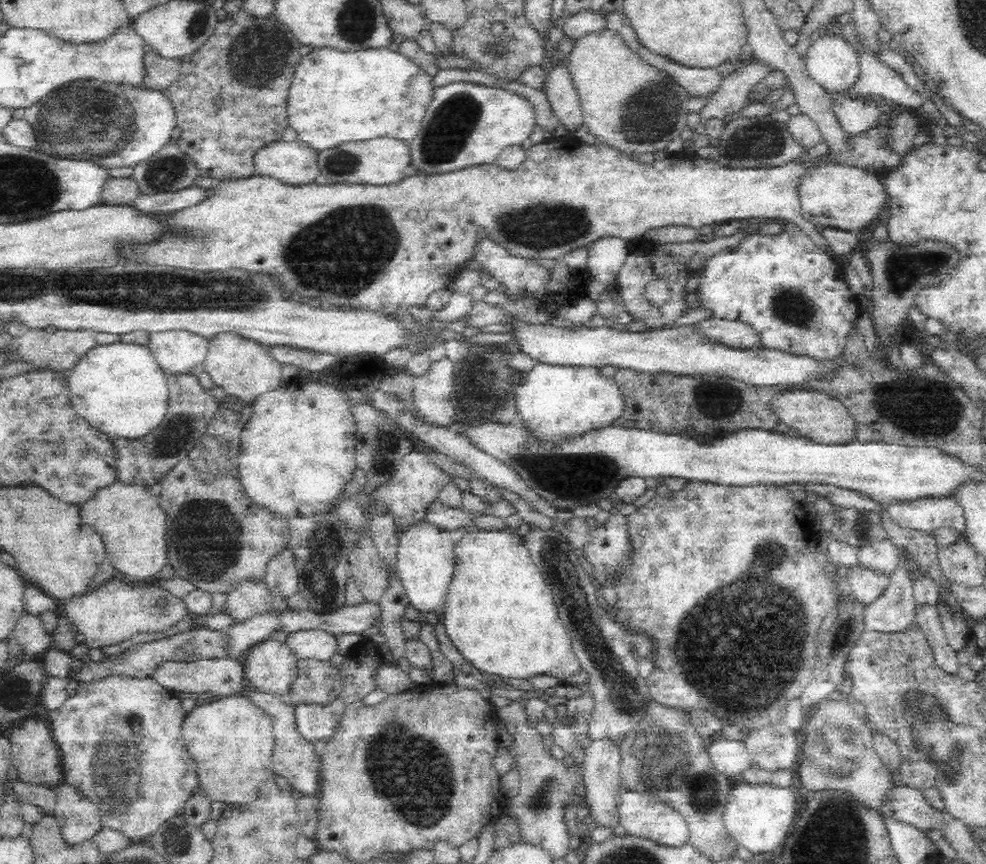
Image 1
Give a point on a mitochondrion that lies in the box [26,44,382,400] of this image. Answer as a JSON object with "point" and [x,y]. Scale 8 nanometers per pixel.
{"point":[106,122]}

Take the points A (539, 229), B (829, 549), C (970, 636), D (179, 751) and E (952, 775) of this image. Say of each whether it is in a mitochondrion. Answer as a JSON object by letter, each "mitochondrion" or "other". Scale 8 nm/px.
{"A":"mitochondrion","B":"other","C":"other","D":"other","E":"mitochondrion"}

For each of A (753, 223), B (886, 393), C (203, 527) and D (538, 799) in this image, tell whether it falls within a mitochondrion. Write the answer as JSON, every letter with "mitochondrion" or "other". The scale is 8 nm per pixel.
{"A":"other","B":"mitochondrion","C":"mitochondrion","D":"mitochondrion"}

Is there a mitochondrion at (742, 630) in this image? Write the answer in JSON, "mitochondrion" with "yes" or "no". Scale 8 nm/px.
{"mitochondrion":"yes"}

